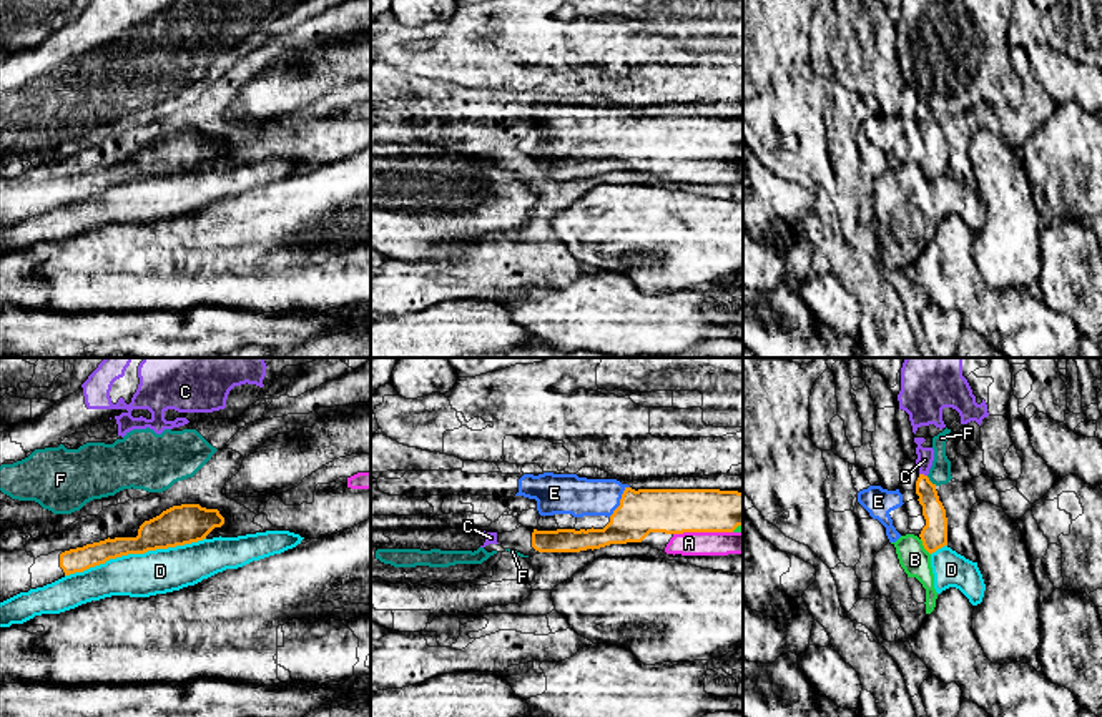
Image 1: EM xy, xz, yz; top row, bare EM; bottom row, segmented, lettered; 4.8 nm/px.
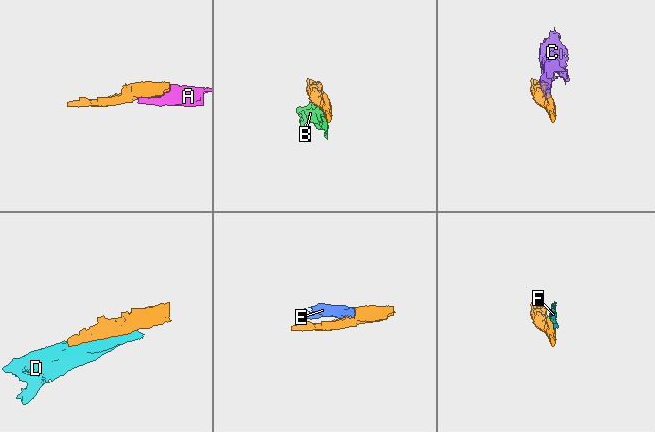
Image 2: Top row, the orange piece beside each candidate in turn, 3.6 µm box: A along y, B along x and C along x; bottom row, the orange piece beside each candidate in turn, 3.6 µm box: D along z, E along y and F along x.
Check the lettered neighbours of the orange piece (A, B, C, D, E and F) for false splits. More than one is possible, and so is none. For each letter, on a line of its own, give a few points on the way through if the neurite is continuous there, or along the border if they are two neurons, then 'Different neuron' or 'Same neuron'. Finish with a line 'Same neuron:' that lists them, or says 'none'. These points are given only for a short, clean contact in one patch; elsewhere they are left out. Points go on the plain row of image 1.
A: Same neuron
B: Different neuron
C: Boundary: yz (919, 100), (926, 103). Different neuron
D: Different neuron
E: Same neuron
F: Boundary: yz (926, 103), (936, 112). Different neuron
Same neuron: A, E

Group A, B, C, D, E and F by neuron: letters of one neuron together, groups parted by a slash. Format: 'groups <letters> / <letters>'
groups A E / B D / C F

